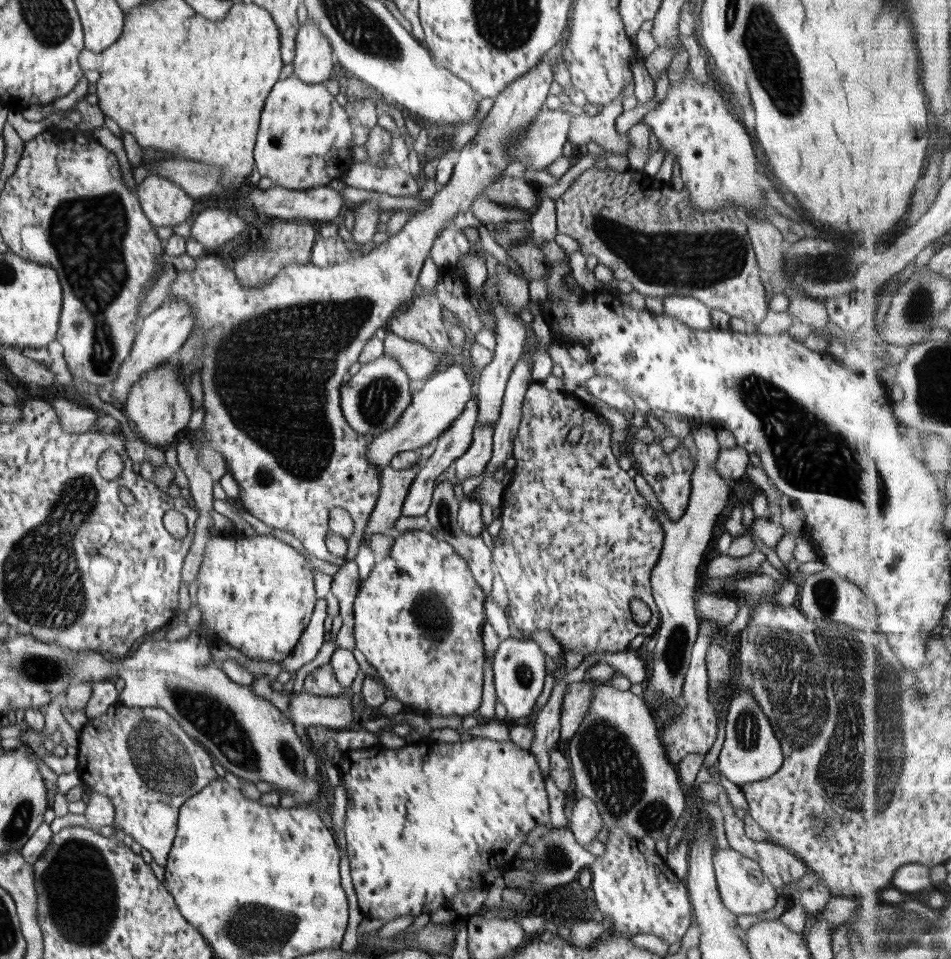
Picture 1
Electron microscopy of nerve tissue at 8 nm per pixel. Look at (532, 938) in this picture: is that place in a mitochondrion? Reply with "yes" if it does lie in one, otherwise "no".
no

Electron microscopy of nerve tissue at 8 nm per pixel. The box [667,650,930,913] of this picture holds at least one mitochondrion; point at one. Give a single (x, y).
(748, 726)

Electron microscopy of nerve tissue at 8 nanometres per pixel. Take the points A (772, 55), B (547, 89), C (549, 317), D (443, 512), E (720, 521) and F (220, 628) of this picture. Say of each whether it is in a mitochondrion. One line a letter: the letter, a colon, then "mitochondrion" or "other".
A: mitochondrion
B: other
C: other
D: mitochondrion
E: other
F: other

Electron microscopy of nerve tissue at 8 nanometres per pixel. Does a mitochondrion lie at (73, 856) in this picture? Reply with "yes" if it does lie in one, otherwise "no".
yes

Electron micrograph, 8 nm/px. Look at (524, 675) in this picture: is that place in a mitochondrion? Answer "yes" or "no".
yes

